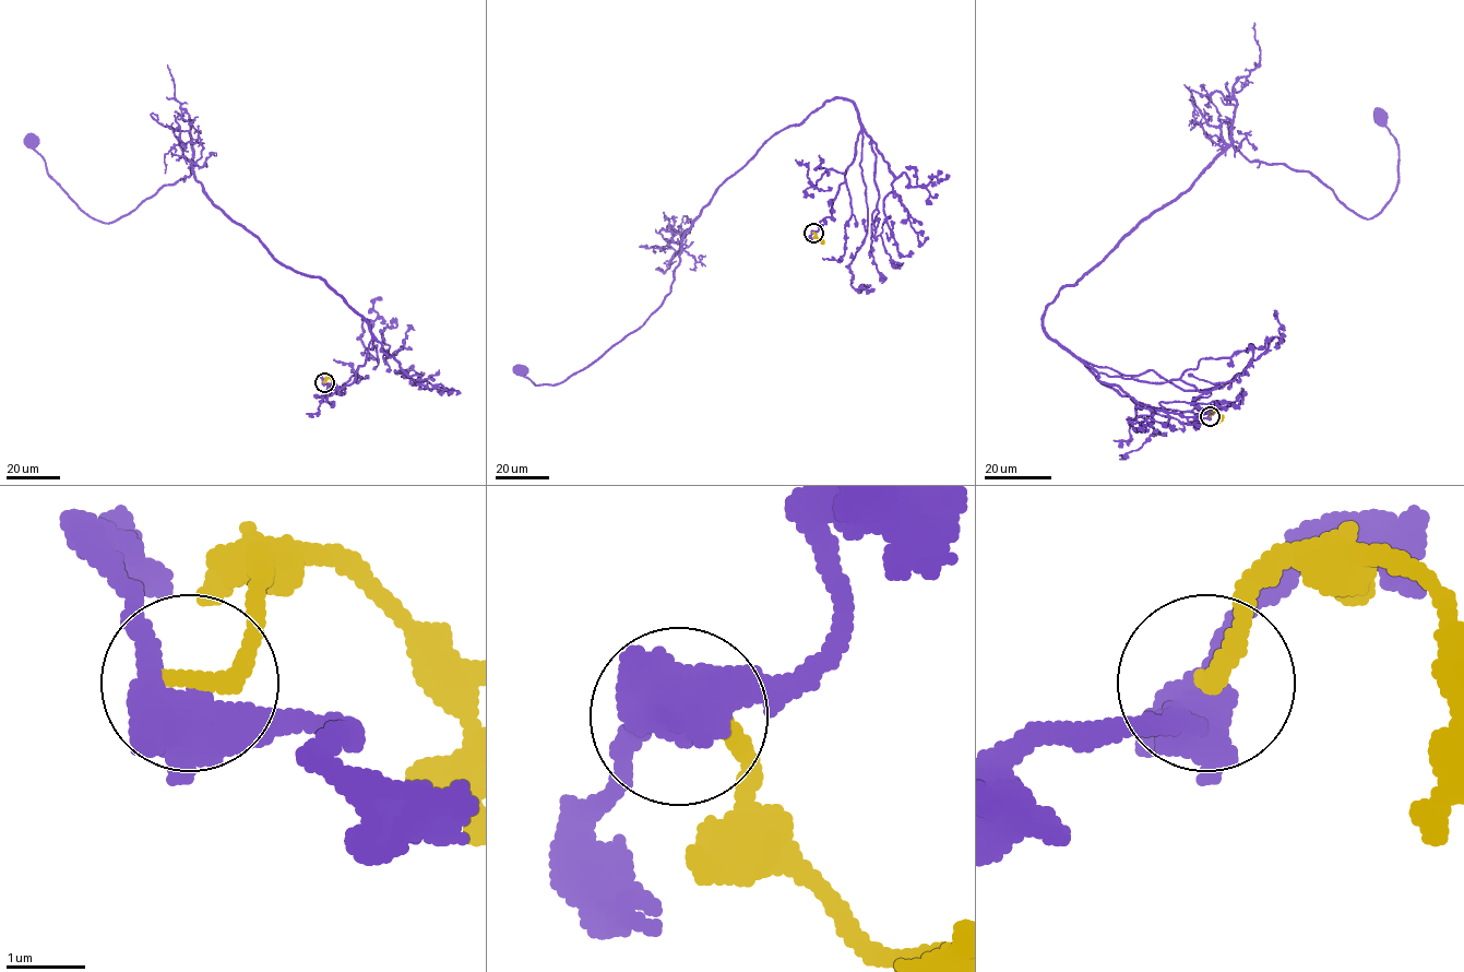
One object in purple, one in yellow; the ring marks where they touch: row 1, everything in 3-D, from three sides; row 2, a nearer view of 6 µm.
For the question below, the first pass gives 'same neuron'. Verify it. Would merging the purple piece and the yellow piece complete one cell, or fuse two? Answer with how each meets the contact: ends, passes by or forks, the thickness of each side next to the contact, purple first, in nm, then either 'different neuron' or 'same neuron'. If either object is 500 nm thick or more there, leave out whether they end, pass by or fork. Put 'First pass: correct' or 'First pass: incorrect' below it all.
purple forks; yellow ends; calibres 480 and 240 nm; same neuron
First pass: correct

